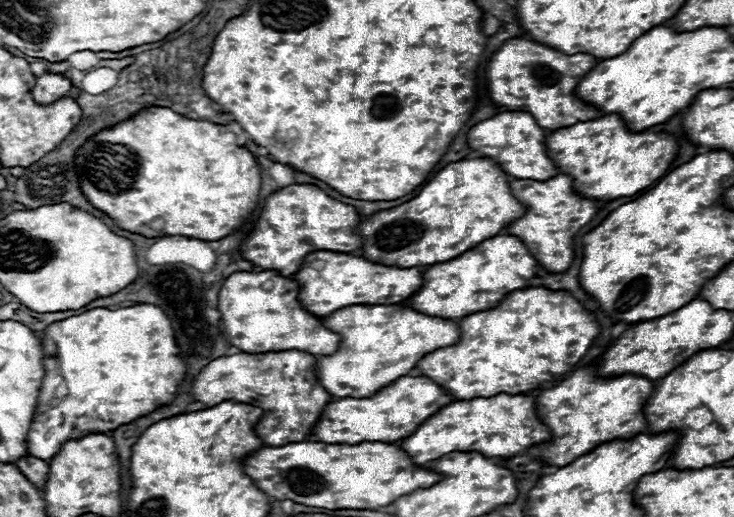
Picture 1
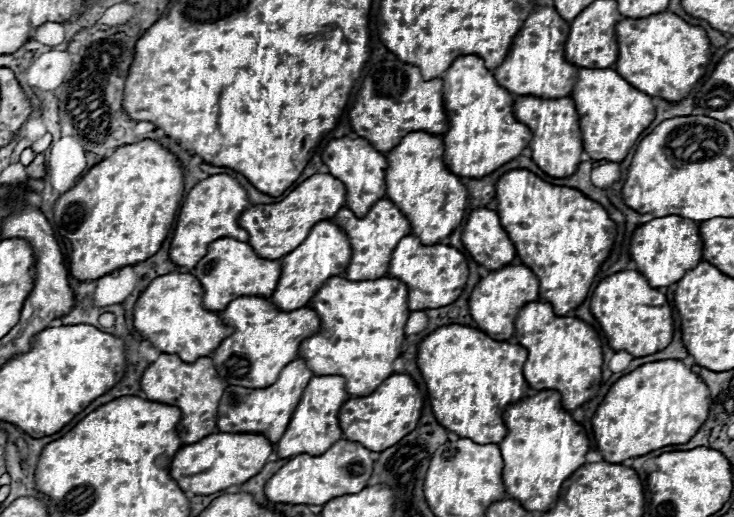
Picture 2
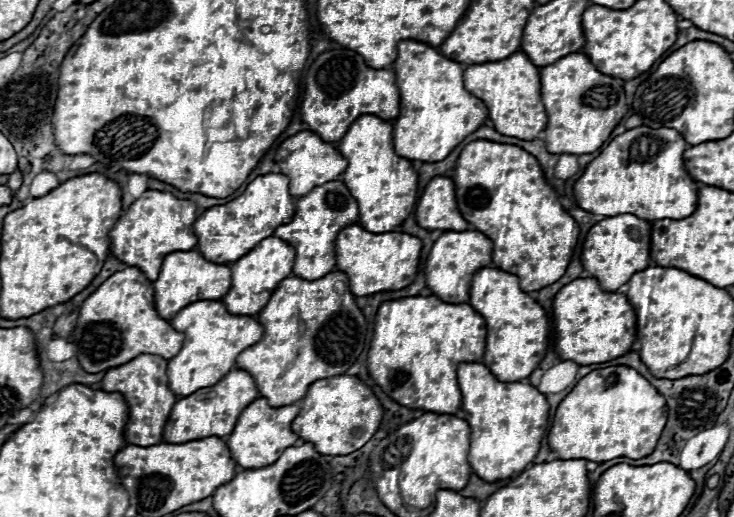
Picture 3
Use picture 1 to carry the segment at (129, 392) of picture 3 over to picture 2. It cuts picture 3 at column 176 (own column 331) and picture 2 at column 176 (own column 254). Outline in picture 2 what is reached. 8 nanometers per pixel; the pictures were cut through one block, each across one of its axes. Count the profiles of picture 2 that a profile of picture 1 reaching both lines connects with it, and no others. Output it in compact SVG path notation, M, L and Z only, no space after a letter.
M160 354L156 362L152 362L140 380L140 388L144 390L148 400L178 406L182 410L182 418L176 426L176 432L184 444L194 444L200 438L212 434L216 430L216 412L218 400L224 392L224 382L216 370L212 370L212 360L202 356L194 362L182 362L176 354Z

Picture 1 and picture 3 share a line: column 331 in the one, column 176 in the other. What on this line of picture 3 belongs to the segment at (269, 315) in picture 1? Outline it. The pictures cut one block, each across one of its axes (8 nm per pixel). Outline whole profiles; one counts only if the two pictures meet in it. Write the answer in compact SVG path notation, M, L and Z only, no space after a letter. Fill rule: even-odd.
M126 268L112 274L92 292L80 310L72 342L80 348L78 360L86 372L102 372L122 366L140 354L156 354L172 358L180 352L184 334L174 330L168 320L160 318L154 306L154 286L138 268ZM108 324L108 326L102 326Z

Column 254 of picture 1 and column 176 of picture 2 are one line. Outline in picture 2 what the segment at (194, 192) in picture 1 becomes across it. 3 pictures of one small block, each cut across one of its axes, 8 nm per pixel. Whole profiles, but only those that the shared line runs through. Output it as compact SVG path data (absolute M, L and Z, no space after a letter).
M150 138L138 144L120 146L112 156L92 166L88 174L84 174L84 178L54 204L54 222L58 232L62 232L62 236L72 244L70 276L78 282L88 282L100 278L100 274L120 270L120 266L138 264L154 256L174 222L182 192L182 168L178 158Z

